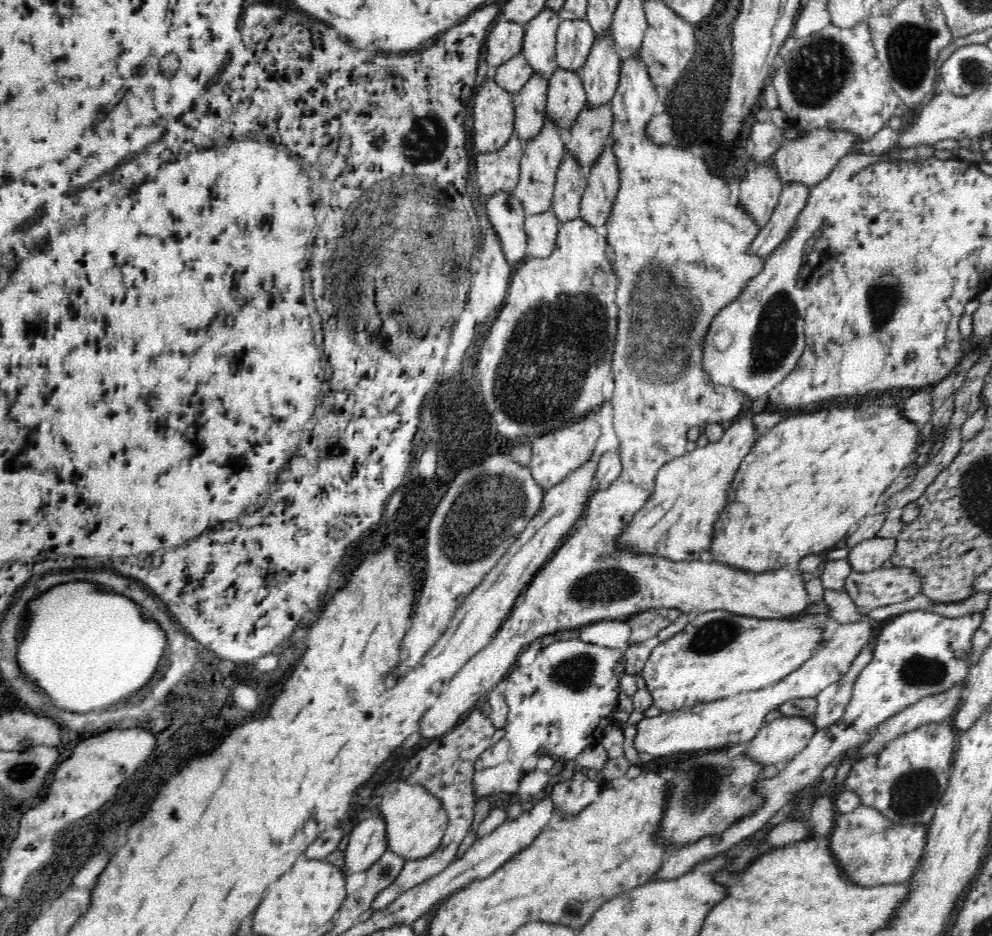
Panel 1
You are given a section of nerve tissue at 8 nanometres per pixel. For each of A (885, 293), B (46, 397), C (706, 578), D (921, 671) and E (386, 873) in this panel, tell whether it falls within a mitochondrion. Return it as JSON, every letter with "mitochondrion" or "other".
{"A":"mitochondrion","B":"other","C":"other","D":"mitochondrion","E":"mitochondrion"}

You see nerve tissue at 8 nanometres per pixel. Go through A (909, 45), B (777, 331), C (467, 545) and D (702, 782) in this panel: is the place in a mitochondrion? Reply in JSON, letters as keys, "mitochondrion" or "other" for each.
{"A":"mitochondrion","B":"mitochondrion","C":"mitochondrion","D":"mitochondrion"}

